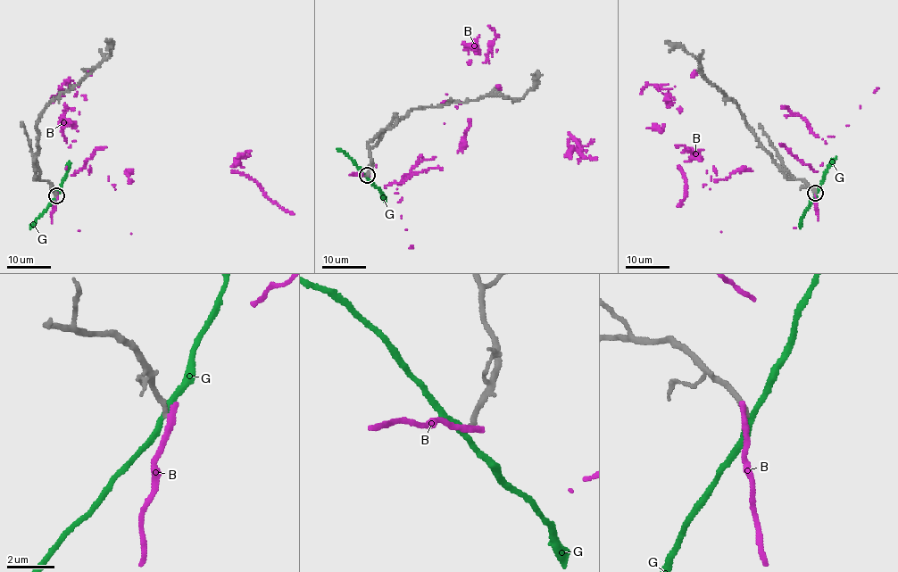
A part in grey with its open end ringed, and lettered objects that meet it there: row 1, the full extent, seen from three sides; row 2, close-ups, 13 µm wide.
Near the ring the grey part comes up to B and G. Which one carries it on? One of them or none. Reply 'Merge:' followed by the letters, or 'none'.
Merge: none

